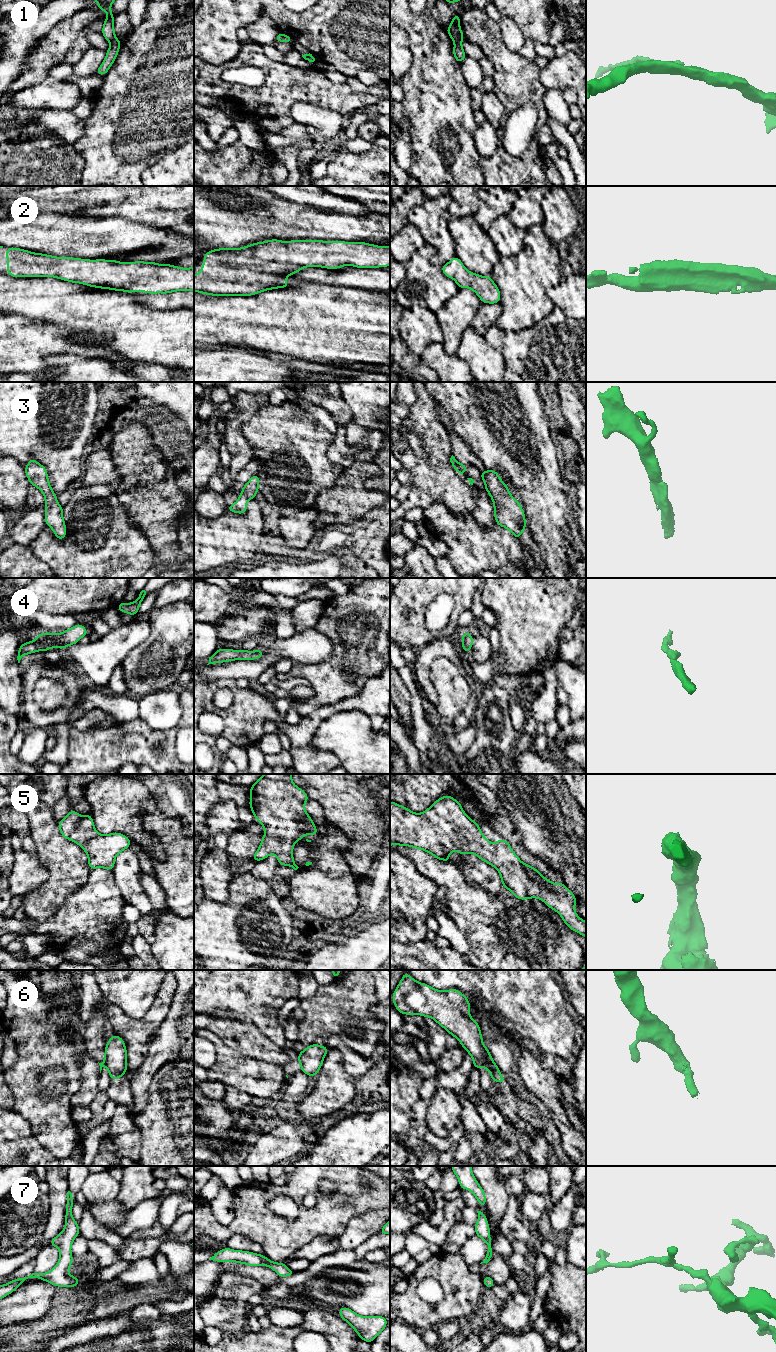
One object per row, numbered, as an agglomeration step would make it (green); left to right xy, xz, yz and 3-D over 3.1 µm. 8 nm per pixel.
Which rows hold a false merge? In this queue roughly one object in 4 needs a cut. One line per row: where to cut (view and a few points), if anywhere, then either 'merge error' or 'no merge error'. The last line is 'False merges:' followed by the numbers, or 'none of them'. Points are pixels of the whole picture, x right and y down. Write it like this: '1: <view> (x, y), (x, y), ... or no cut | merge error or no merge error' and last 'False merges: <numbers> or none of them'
1: yz (461, 39), (455, 43) | merge error
2: no cut | no merge error
3: no cut | no merge error
4: no cut | no merge error
5: no cut | no merge error
6: yz (487, 1060), (488, 1071) | merge error
7: no cut | no merge error
False merges: 1, 6

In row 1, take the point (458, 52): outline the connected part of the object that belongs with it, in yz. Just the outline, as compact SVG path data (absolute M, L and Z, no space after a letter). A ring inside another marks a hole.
M462 40L454 44L453 55L460 64L467 57L462 47Z

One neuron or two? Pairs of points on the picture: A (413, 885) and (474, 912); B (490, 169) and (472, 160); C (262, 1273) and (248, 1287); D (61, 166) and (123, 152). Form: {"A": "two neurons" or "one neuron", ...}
{"A": "two neurons", "B": "two neurons", "C": "two neurons", "D": "two neurons"}

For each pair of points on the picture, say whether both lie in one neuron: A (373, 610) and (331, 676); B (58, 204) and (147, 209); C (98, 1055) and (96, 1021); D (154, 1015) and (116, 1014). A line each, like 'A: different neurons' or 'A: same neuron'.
A: same neuron
B: same neuron
C: same neuron
D: same neuron

